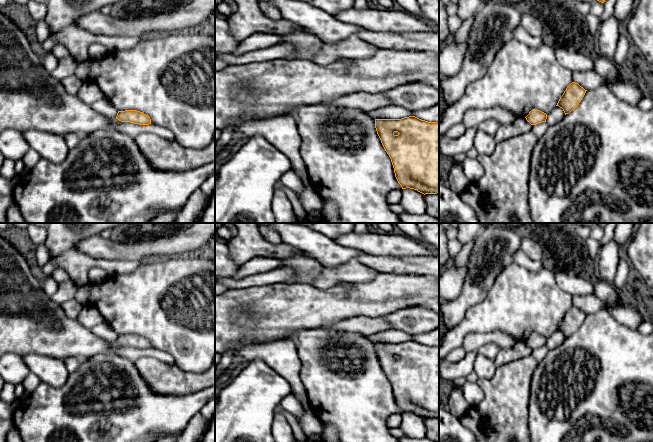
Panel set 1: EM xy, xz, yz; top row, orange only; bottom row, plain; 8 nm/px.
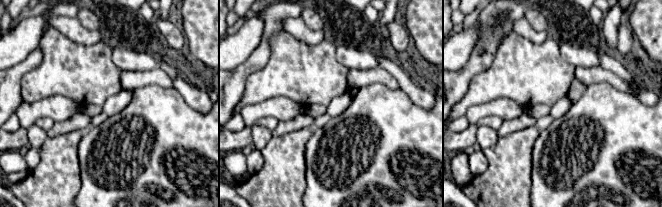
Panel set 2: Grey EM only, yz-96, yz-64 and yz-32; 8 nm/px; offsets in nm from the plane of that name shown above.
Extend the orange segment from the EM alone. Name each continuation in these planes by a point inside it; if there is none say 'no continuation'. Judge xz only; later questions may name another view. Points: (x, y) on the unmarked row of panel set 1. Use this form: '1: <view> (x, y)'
no continuation

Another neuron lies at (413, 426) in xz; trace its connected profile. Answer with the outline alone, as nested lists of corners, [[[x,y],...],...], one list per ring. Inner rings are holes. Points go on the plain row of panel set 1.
[[[410,412],[402,413],[402,422],[399,428],[405,433],[405,437],[411,439],[422,439],[426,437],[424,418],[417,414]]]

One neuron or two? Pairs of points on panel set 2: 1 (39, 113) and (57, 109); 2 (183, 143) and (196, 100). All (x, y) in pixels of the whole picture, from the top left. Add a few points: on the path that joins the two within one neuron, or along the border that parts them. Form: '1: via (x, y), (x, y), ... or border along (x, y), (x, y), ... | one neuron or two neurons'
1: via (43, 109), (53, 109) | one neuron
2: border along (178, 91), (189, 106), (200, 112), (208, 113) | two neurons

